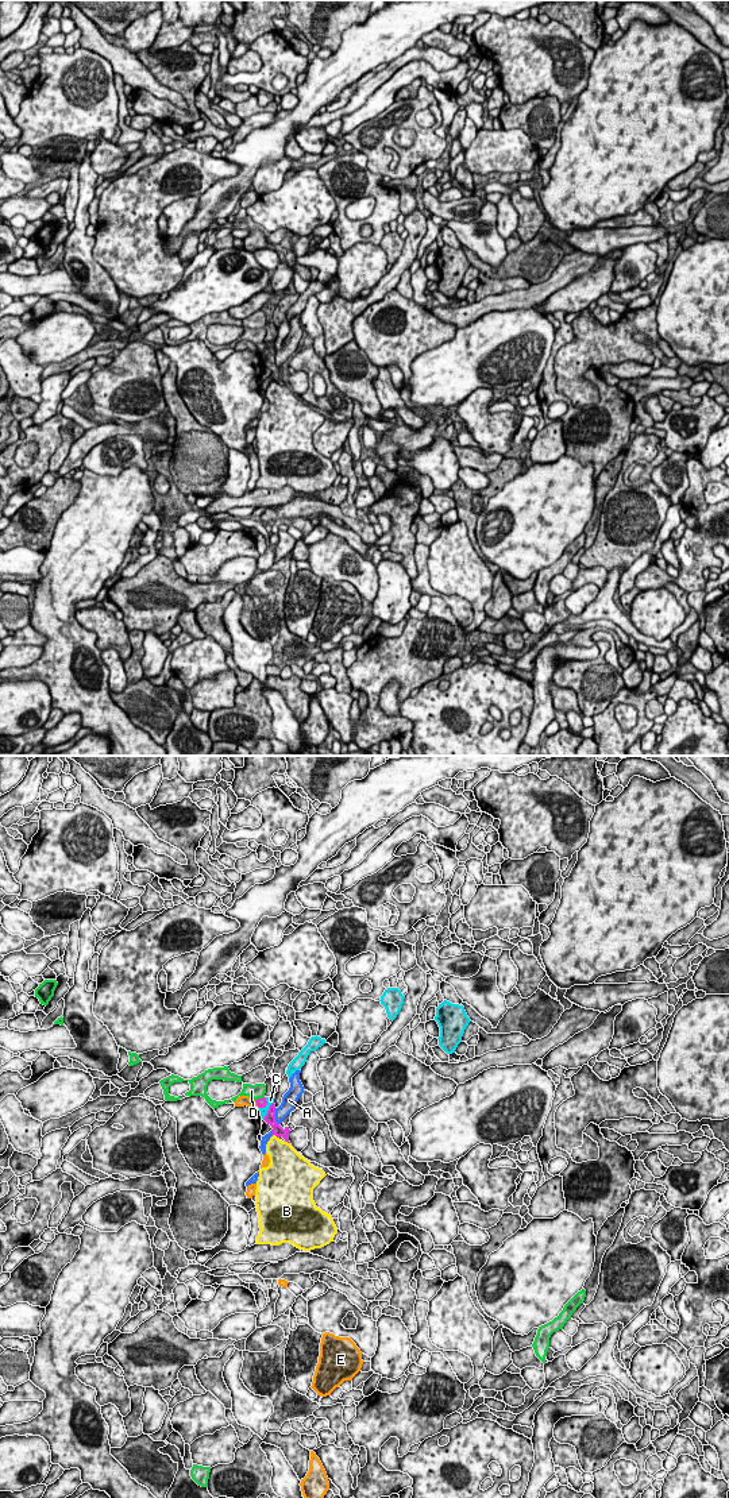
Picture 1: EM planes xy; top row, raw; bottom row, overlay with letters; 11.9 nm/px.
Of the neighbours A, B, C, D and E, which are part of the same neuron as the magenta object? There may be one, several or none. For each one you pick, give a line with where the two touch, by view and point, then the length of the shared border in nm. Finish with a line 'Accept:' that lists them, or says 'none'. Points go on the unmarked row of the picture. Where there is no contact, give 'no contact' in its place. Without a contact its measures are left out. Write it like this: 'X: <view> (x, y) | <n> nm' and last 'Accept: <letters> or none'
Accept: none

